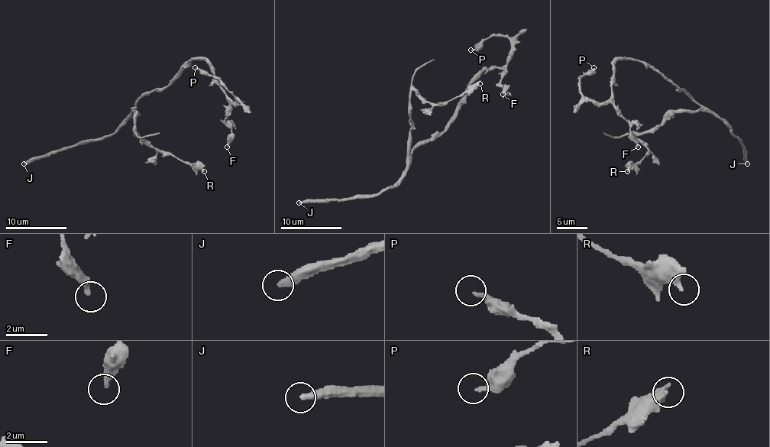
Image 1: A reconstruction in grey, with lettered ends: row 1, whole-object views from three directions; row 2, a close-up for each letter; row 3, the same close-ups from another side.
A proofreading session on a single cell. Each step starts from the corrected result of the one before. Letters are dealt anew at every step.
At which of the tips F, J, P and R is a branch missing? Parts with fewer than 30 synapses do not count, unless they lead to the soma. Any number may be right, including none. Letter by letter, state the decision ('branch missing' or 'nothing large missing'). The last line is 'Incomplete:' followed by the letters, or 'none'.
F: nothing large missing
J: branch missing
P: nothing large missing
R: nothing large missing
Incomplete: J

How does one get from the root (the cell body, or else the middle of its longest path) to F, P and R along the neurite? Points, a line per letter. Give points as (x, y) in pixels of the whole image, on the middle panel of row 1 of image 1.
F: (441, 132), (464, 98), (467, 86), (483, 71), (493, 68), (504, 69), (501, 83), (507, 88), (503, 94)
P: (441, 132), (467, 86), (483, 71), (507, 62), (512, 42), (489, 36), (470, 50)
R: (441, 132), (425, 140), (410, 155), (410, 92), (415, 91), (432, 103), (448, 103), (480, 83)

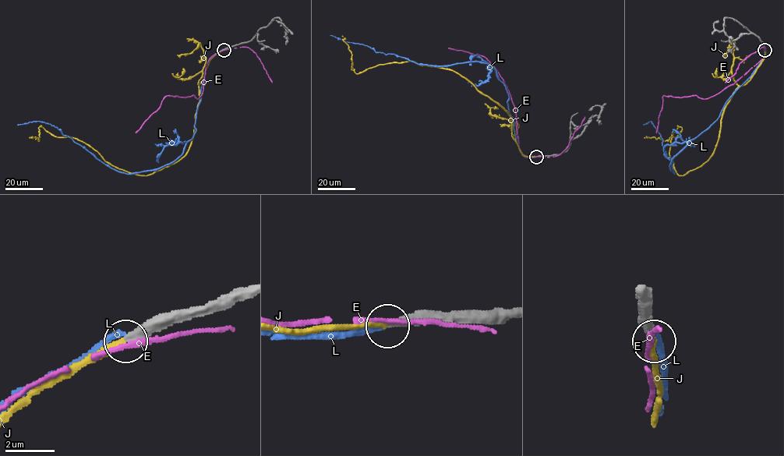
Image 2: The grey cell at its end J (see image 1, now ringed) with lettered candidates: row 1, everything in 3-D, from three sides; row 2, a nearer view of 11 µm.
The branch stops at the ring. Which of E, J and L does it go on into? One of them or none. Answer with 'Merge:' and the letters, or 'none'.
Merge: J

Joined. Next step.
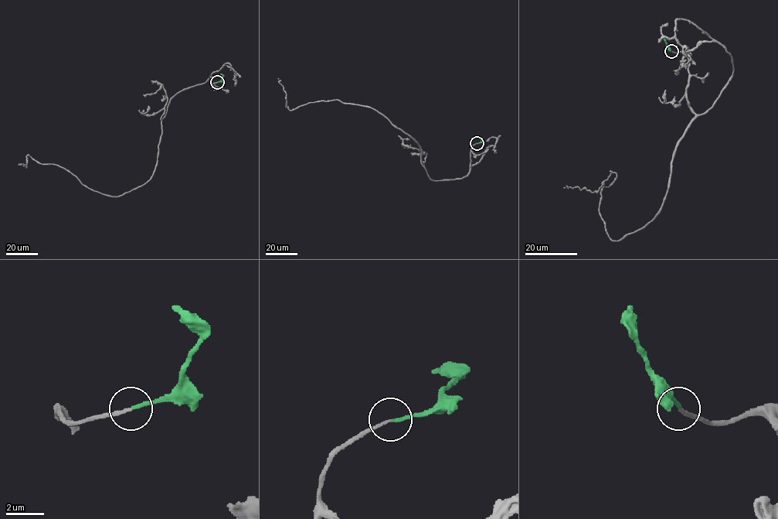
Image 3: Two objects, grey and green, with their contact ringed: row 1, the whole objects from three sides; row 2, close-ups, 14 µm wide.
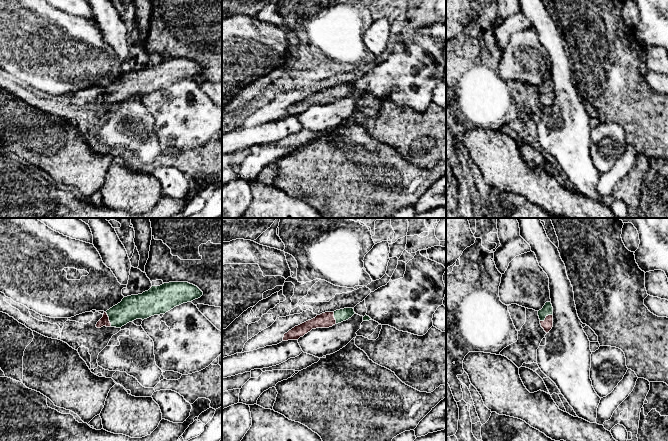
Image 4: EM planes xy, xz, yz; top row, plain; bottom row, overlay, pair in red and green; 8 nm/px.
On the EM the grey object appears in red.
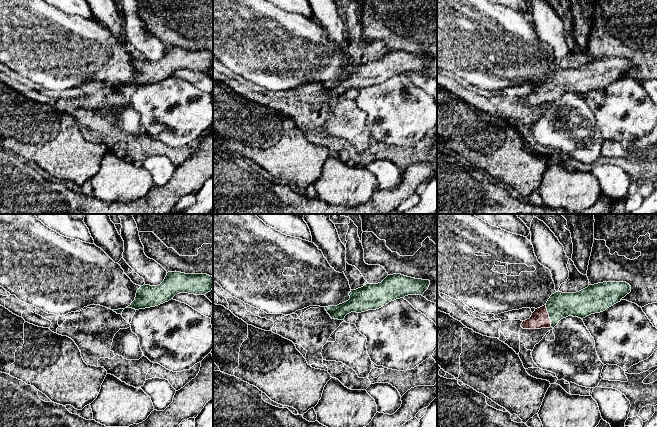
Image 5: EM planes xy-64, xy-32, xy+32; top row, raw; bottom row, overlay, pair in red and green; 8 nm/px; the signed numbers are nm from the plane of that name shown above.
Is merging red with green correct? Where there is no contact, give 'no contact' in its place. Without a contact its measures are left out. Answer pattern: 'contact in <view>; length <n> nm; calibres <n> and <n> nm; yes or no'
contact in xy; length 130 nm; calibres 80 and 200 nm; yes

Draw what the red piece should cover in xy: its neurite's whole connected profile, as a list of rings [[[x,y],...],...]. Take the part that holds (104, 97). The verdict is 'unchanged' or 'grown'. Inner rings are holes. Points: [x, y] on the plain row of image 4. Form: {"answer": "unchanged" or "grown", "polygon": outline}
{"answer": "grown", "polygon": [[[169,58],[152,62],[138,71],[124,73],[97,98],[96,103],[121,104],[136,95],[147,95],[154,91],[165,90],[176,82],[200,74],[203,68],[188,58]]]}

